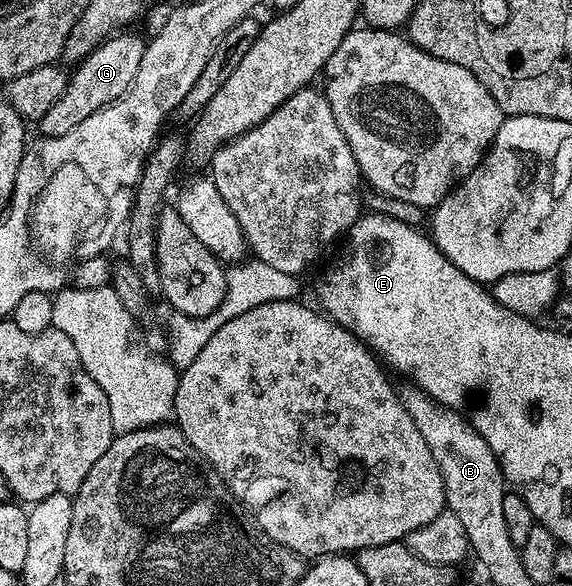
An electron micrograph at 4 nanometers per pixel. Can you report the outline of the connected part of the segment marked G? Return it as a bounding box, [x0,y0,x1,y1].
[40,30,147,136]

